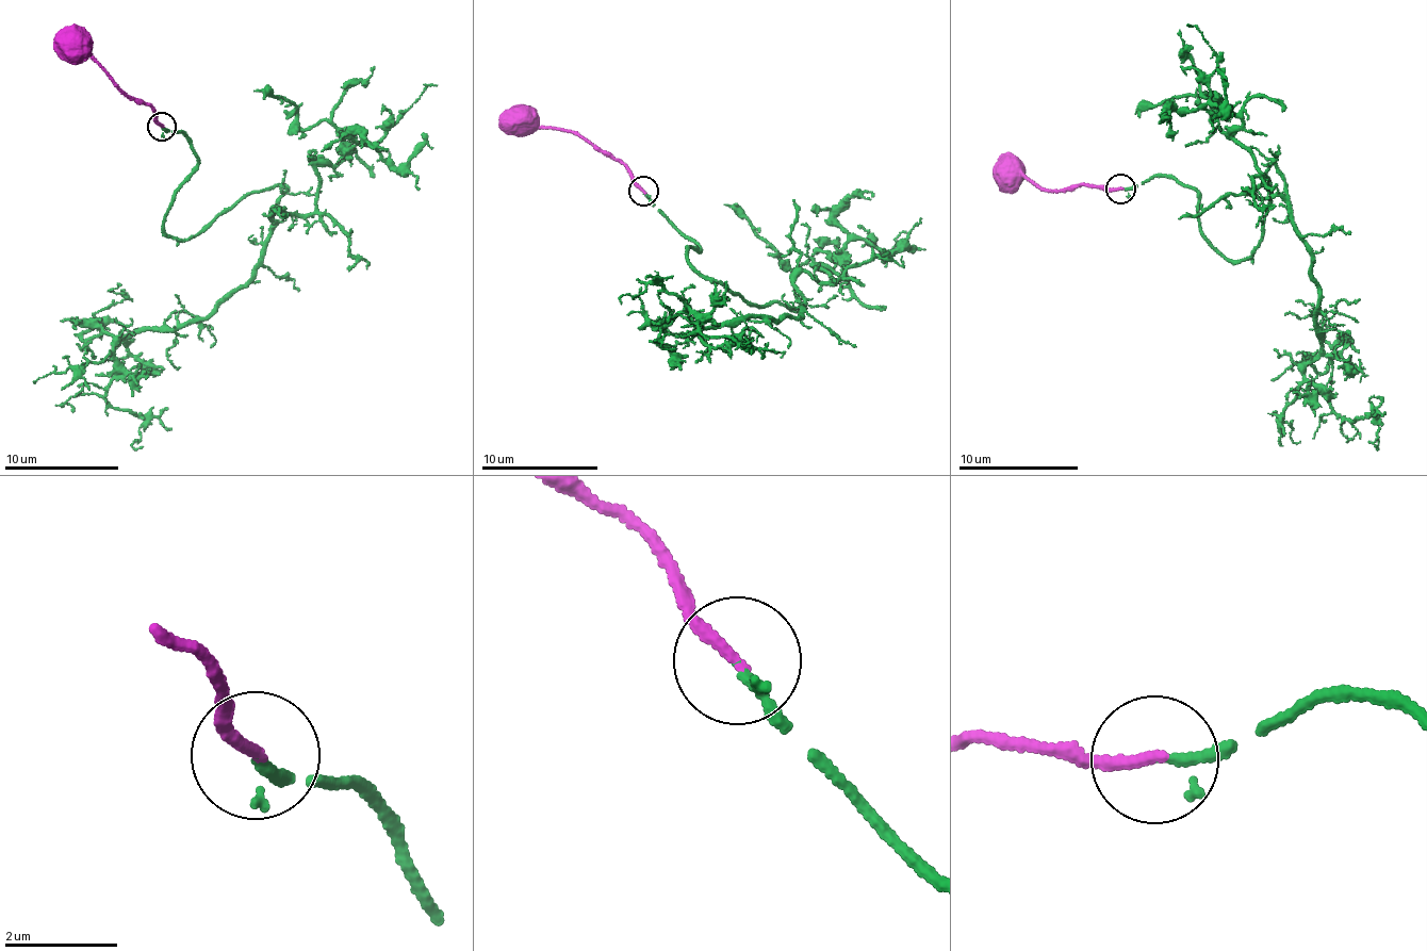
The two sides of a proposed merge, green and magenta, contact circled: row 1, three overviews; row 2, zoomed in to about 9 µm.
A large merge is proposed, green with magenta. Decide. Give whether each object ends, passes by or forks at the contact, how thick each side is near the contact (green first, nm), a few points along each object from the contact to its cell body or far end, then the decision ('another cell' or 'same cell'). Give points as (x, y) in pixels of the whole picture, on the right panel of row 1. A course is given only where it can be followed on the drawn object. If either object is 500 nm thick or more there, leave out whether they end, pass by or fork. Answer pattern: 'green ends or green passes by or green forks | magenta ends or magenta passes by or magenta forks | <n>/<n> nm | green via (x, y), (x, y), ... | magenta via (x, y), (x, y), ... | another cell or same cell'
green ends | magenta ends | 160/200 nm | green via (1119, 189), (1195, 190), (1243, 261), (1276, 153), (1312, 260), (1306, 365), (1326, 369), (1319, 314), (1284, 312) | magenta via (1119, 189), (1085, 184), (1056, 193), (1028, 180), (998, 175) | same cell

